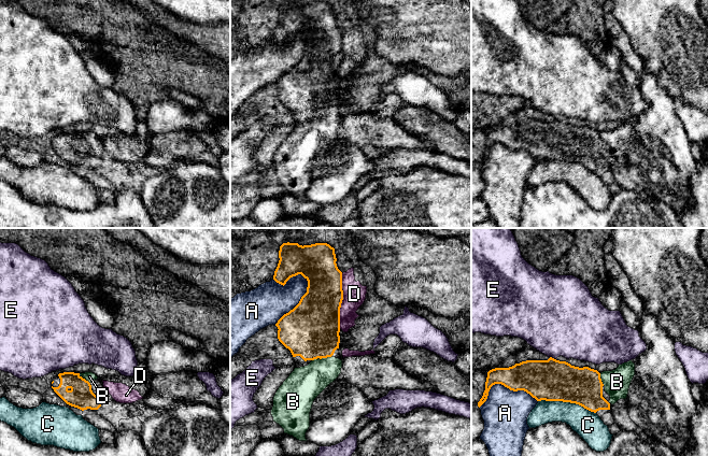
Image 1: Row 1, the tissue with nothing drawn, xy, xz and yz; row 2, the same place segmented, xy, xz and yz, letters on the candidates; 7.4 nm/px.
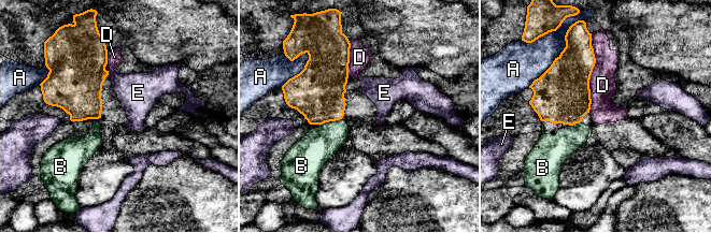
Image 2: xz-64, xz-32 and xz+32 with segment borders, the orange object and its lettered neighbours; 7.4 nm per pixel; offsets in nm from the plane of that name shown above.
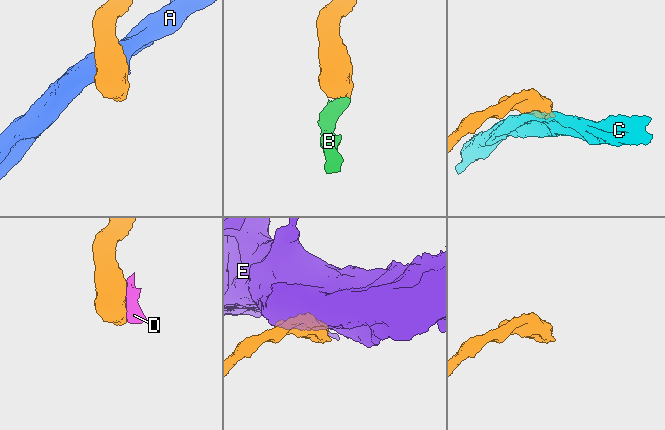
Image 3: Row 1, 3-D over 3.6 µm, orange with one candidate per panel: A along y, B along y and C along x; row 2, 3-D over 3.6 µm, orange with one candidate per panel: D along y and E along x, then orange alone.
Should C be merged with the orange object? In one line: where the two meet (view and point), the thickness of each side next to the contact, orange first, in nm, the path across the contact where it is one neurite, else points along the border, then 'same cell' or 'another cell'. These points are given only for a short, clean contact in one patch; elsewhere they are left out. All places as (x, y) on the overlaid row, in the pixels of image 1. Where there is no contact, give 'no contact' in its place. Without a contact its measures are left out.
yz (567, 401) | 320/200 nm | another cell

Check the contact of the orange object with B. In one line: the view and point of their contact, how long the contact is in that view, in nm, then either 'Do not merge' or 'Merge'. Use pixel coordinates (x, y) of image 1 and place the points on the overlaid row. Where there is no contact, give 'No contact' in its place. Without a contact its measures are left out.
Touches orange at xz (322, 357). Shared border 160 nm. Merge

